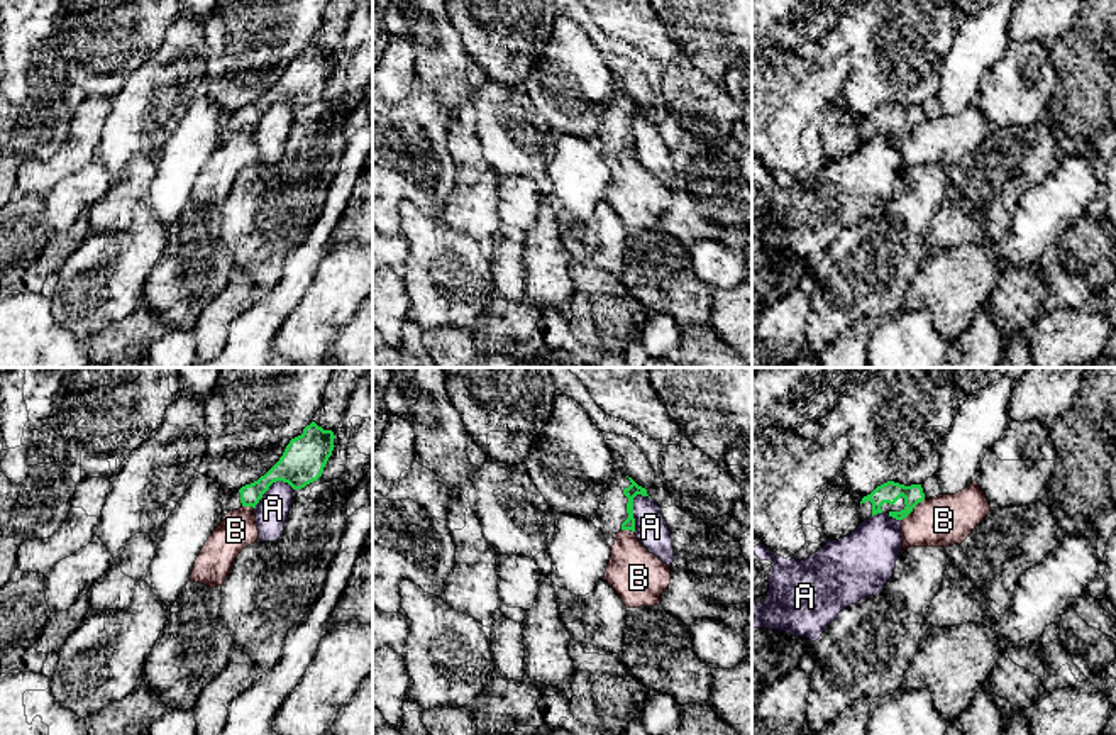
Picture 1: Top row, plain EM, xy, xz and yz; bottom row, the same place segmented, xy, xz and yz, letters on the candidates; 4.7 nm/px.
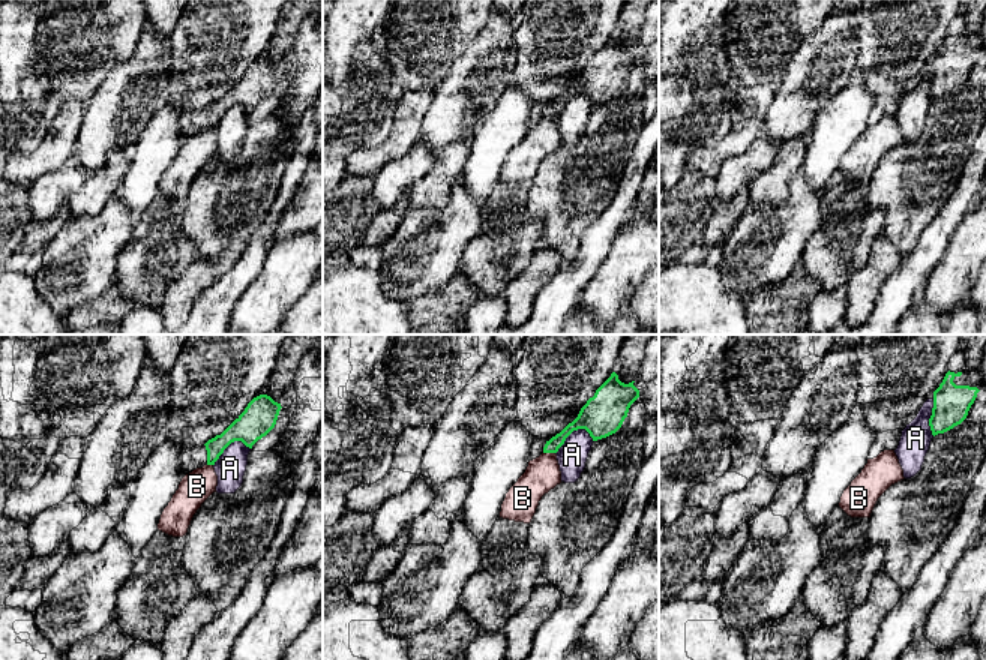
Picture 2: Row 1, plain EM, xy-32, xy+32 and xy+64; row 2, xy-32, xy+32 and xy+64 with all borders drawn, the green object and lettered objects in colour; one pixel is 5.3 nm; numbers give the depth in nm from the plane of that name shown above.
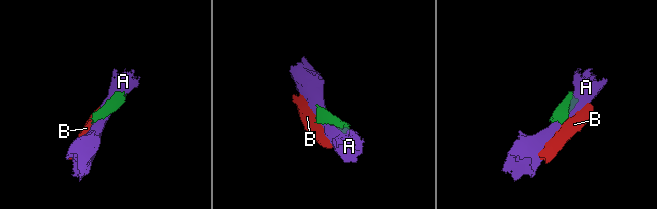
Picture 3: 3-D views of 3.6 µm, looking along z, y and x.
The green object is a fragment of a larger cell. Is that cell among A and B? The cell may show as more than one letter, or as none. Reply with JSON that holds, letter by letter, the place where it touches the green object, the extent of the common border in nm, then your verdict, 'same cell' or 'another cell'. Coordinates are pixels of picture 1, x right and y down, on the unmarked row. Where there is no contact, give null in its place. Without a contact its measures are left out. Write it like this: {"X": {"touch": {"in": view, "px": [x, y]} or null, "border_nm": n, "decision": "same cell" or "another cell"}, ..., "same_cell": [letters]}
{"A": {"touch": {"in": "xz", "px": [632, 129]}, "border_nm": 190, "decision": "another cell"}, "B": {"touch": {"in": "yz", "px": [911, 131]}, "border_nm": 150, "decision": "another cell"}, "same_cell": []}

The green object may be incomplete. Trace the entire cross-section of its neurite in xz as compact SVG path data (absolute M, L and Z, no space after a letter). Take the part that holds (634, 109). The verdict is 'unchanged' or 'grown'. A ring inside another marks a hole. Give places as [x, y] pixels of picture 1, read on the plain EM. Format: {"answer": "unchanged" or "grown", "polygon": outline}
{"answer": "grown", "polygon": "M615 91L603 107L594 147L610 156L620 151L635 152L633 119L637 115L649 117L645 108Z"}

